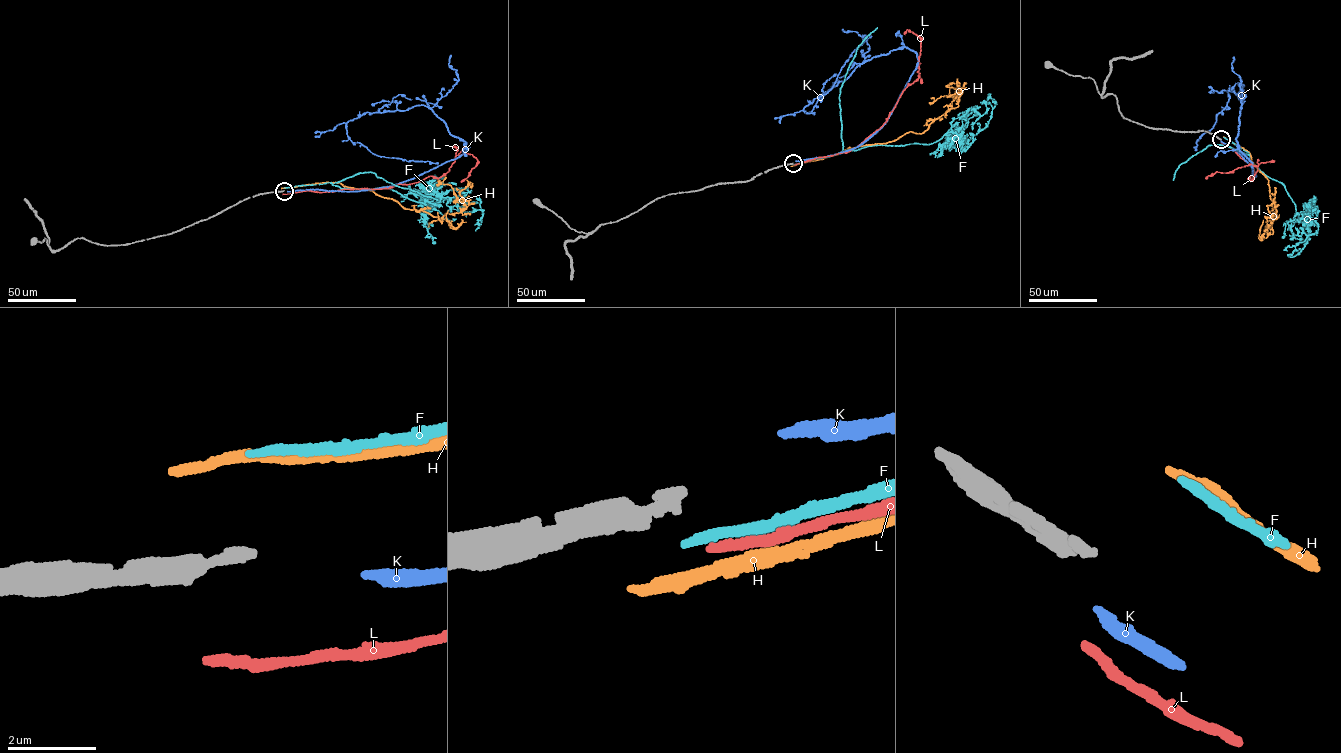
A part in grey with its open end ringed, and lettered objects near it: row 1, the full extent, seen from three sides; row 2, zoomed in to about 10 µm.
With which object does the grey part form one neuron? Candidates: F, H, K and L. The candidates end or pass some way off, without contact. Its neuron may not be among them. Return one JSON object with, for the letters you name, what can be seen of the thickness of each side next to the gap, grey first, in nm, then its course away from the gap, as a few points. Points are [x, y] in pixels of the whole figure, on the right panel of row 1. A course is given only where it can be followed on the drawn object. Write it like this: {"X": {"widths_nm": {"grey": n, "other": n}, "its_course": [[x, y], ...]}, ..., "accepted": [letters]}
{"accepted": []}

